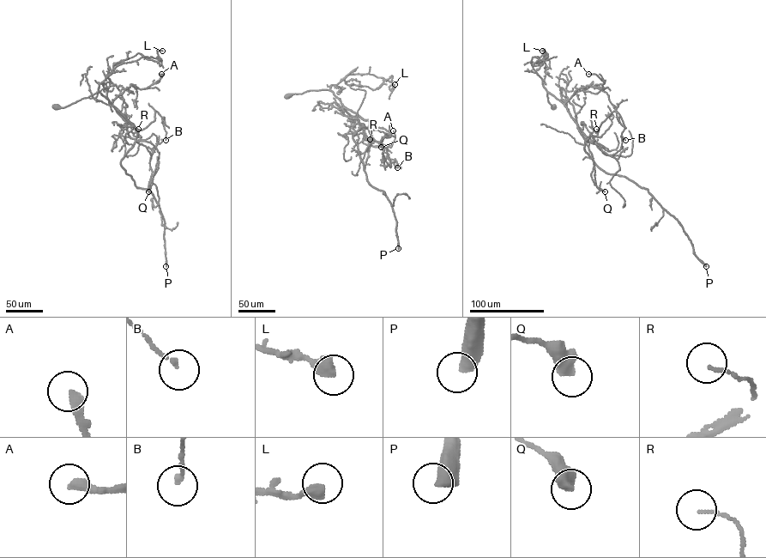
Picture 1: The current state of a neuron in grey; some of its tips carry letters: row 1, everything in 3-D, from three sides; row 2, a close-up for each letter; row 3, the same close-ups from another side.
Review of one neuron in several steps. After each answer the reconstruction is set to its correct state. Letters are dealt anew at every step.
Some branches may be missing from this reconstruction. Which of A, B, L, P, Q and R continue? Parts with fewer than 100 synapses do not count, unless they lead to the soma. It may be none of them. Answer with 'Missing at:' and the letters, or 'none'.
Missing at: P

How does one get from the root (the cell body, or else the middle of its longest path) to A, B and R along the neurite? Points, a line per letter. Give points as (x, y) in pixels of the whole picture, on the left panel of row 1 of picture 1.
A: (57, 106), (65, 107), (97, 93), (111, 103), (130, 86), (146, 88), (159, 79), (161, 74)
B: (57, 106), (100, 93), (136, 129), (137, 142), (140, 136), (133, 134), (154, 120), (155, 111), (165, 140)
R: (57, 106), (65, 107), (100, 93), (136, 129), (137, 142), (140, 136), (133, 134), (138, 129)

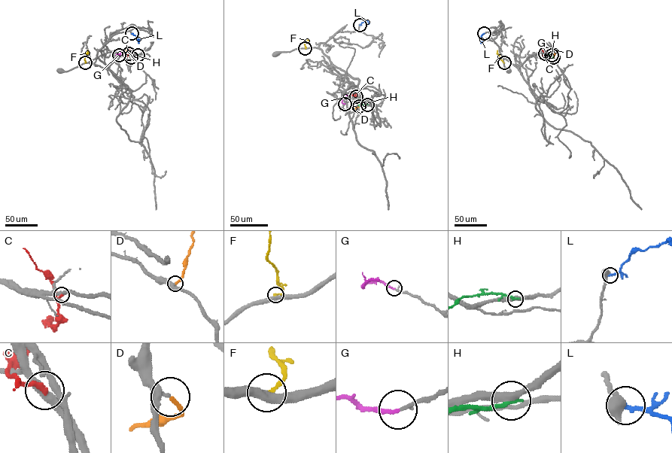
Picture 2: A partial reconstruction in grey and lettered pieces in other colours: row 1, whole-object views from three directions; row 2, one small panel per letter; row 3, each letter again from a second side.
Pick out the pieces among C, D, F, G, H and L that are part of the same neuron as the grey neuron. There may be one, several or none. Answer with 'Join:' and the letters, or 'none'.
Join: D, G

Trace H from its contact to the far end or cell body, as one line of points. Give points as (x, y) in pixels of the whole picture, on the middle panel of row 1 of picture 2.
H: (367, 104), (359, 106), (358, 98)

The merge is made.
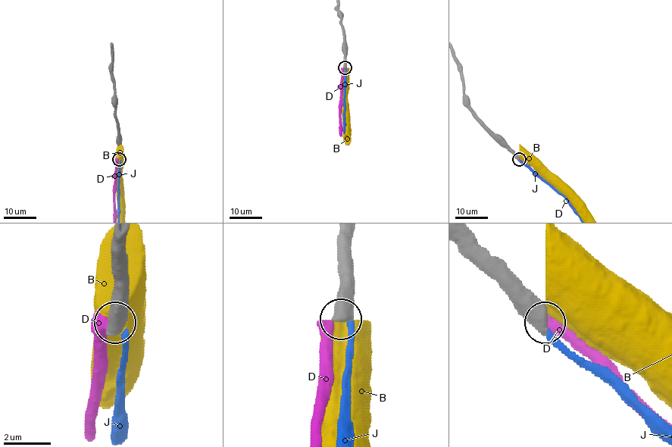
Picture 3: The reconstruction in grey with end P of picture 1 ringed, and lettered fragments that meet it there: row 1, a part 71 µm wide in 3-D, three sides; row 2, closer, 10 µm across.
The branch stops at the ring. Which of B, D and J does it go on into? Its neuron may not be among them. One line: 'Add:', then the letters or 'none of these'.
Add: none of these

